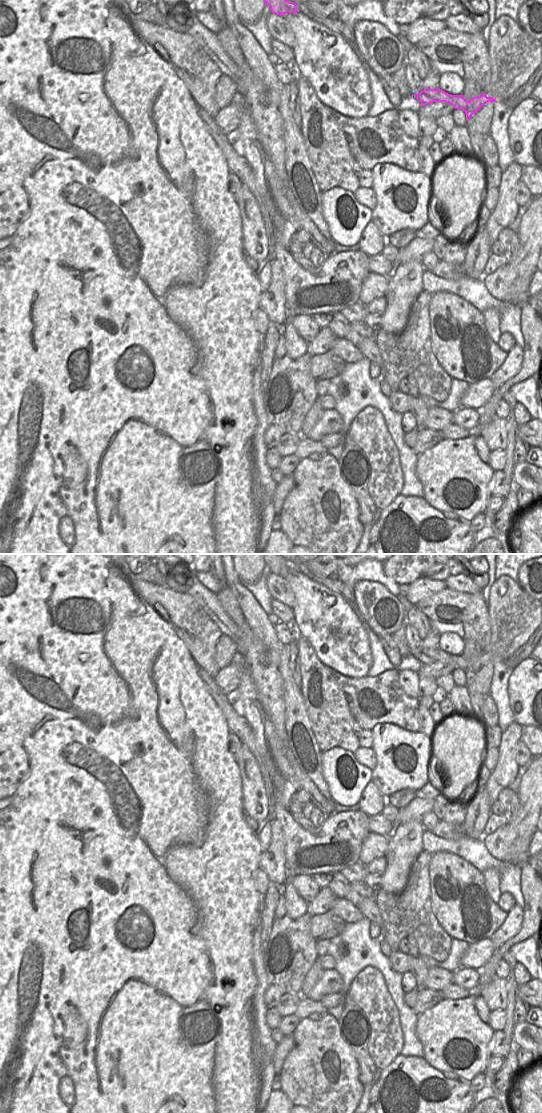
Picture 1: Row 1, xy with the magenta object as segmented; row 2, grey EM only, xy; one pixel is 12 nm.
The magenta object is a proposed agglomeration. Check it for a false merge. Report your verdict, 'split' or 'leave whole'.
leave whole

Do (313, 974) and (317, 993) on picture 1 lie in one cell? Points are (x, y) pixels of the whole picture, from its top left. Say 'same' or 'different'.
different

